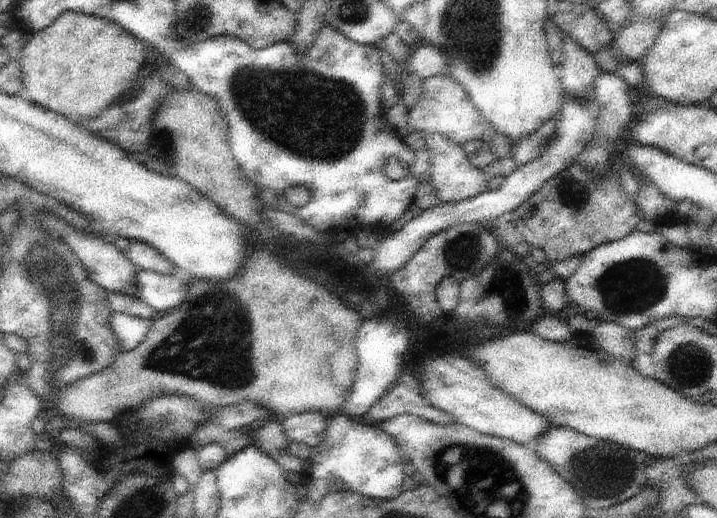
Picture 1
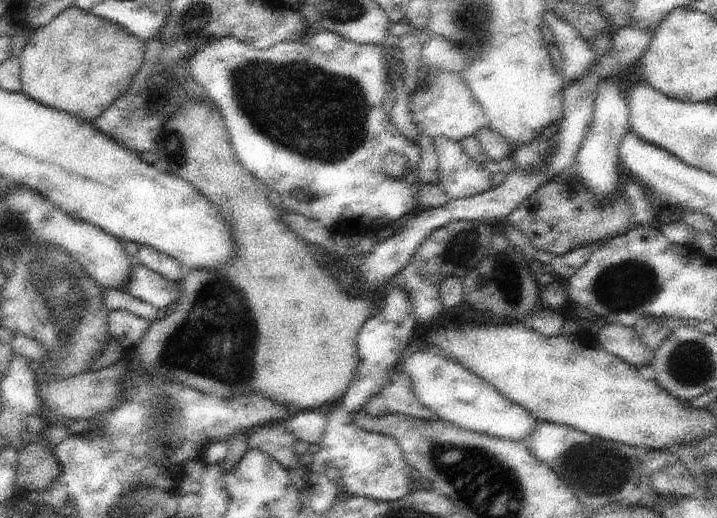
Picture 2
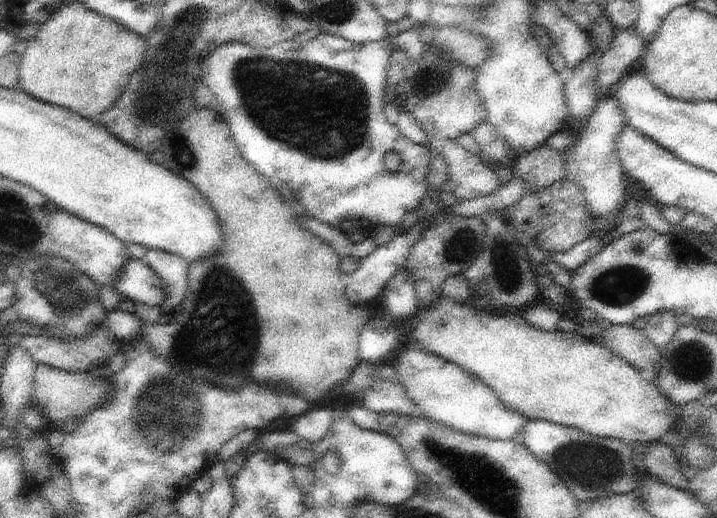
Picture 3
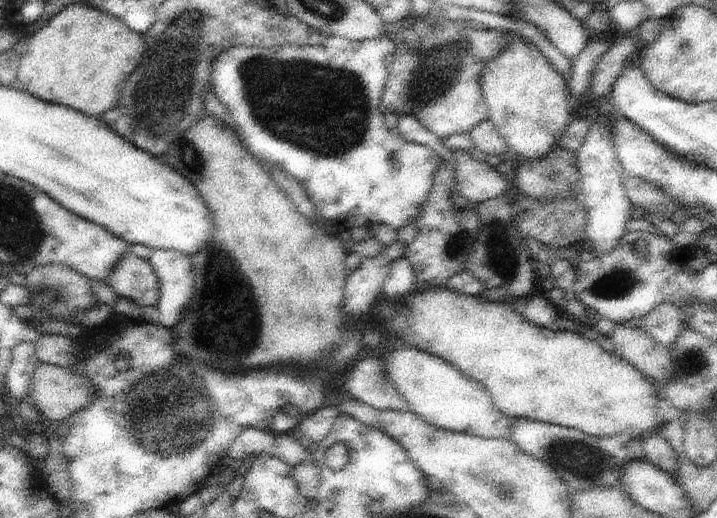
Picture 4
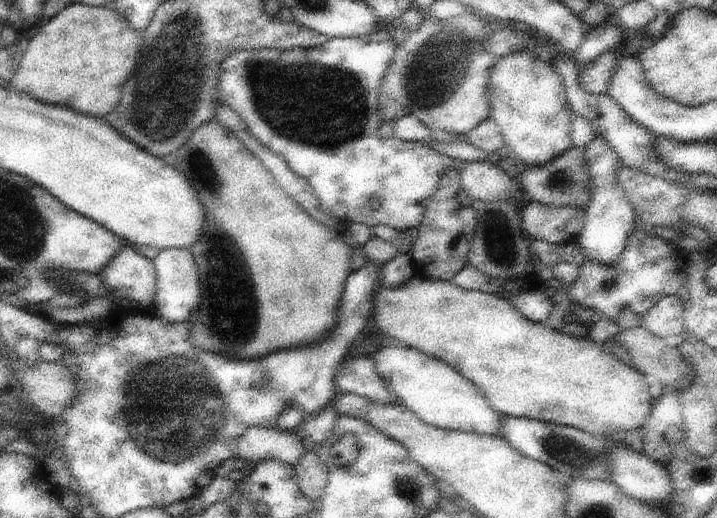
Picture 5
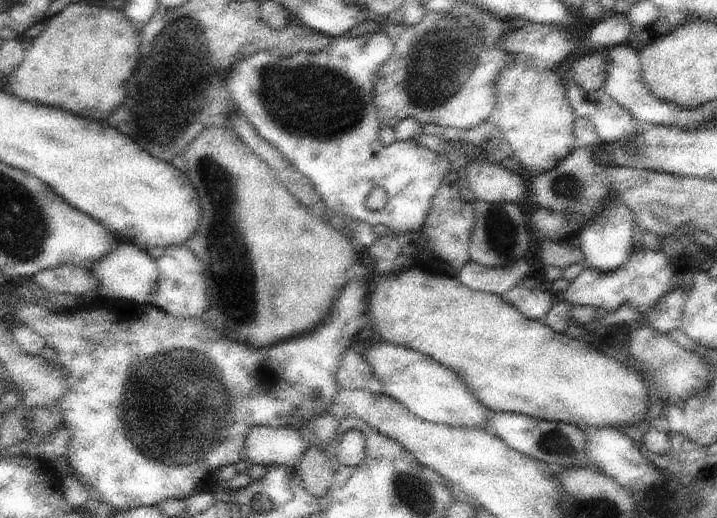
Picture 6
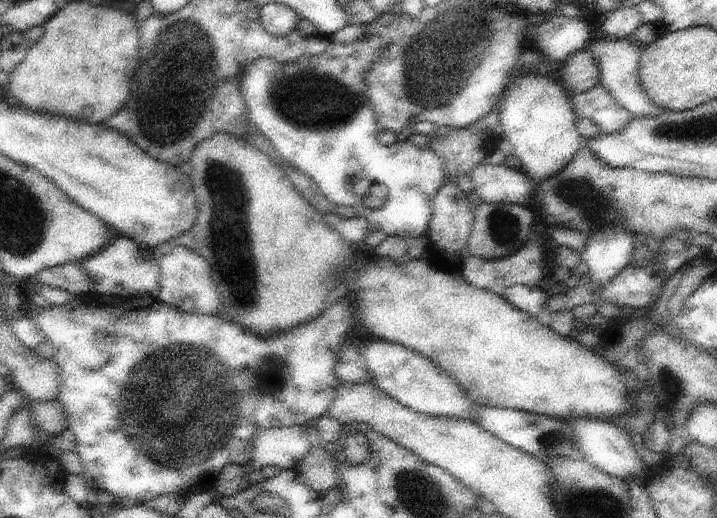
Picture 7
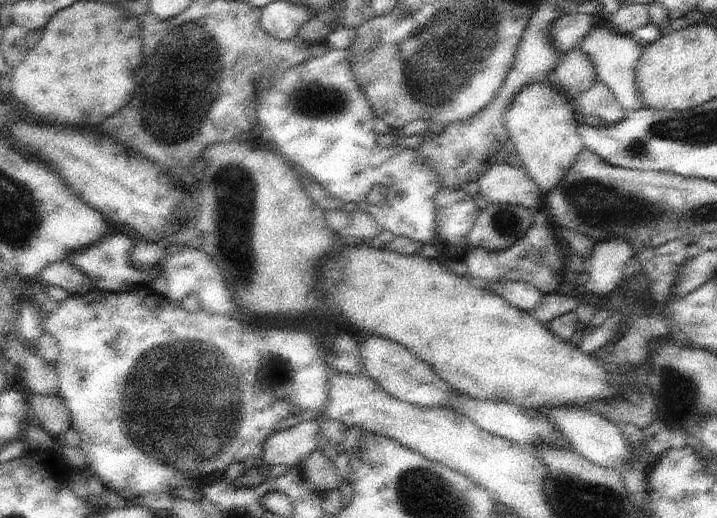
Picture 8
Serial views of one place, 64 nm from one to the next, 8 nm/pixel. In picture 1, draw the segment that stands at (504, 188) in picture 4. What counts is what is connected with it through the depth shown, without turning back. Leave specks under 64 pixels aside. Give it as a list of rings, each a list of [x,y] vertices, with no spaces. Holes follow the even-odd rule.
[[[424,133],[424,140],[430,150],[430,160],[432,160],[429,184],[434,187],[442,203],[468,200],[487,190],[490,177],[485,168],[464,152],[462,146],[452,142],[446,135],[438,133]]]

